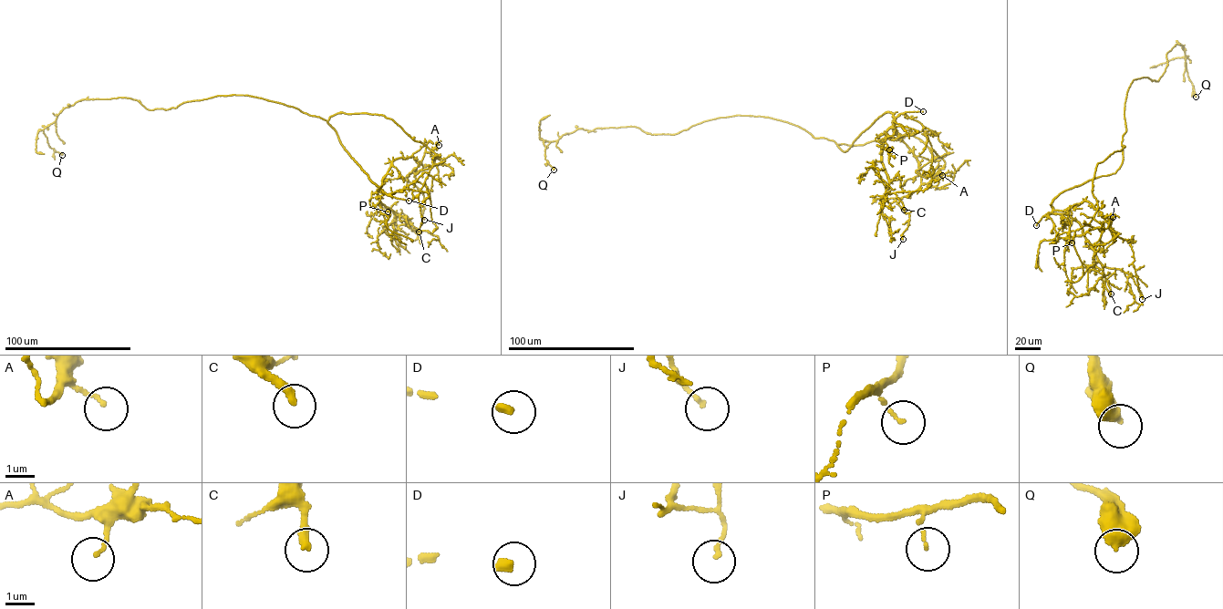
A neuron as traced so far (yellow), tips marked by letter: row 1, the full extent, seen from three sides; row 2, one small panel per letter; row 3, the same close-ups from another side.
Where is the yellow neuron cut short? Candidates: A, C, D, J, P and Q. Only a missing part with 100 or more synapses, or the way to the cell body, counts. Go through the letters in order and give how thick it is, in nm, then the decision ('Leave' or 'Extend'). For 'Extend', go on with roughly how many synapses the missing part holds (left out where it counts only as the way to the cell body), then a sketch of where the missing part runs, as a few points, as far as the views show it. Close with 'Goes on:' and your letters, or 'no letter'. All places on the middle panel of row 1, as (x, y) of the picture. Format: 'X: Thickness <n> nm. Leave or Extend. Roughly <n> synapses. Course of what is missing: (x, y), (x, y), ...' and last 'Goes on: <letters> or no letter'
A: Thickness 120 nm. Leave
C: Thickness 280 nm. Leave
D: Thickness 240 nm. Leave
J: Thickness 130 nm. Leave
P: Thickness 70 nm. Leave
Q: Thickness 500 nm. Leave
Goes on: no letter

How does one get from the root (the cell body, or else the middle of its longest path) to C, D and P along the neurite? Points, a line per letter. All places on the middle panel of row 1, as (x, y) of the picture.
C: (807, 131), (844, 151), (878, 117), (892, 114), (880, 159), (886, 192), (896, 193), (904, 210)
D: (807, 131), (814, 138), (834, 140), (844, 151), (881, 115), (890, 112), (896, 117), (907, 111), (923, 111)
P: (807, 131), (844, 151), (890, 112), (895, 123), (881, 154), (889, 149)

